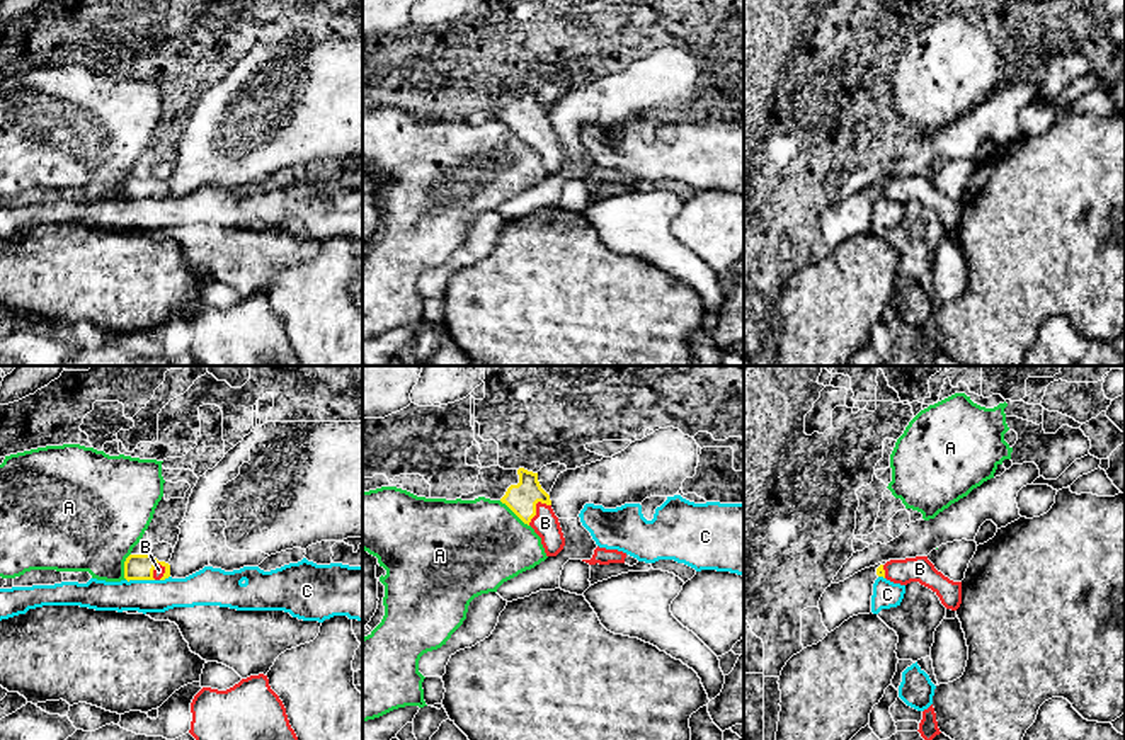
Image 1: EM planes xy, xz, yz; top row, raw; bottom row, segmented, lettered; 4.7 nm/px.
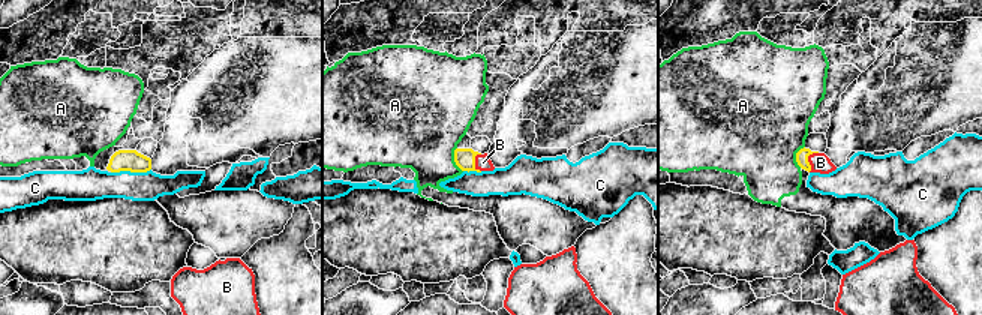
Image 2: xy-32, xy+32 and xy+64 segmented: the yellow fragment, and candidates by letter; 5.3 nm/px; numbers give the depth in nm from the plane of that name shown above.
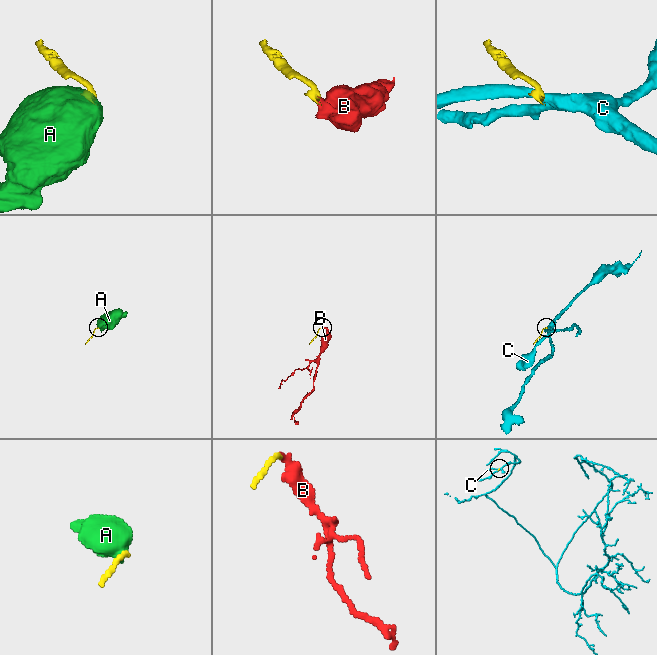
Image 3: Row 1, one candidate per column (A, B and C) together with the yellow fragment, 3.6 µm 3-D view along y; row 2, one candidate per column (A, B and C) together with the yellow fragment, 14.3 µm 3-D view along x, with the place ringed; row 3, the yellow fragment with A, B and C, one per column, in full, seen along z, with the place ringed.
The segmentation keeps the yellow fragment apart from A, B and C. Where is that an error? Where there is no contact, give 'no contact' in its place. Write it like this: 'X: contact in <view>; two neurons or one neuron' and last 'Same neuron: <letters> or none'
A: contact in xz; two neurons
B: contact in xz; one neuron
C: contact in xy; two neurons
Same neuron: B

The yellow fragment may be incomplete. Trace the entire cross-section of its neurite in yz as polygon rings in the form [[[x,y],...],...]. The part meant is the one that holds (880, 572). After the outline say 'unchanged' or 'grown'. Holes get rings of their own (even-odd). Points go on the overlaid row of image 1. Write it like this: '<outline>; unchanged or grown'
[[[928,556],[890,560],[877,568],[877,575],[900,585],[919,582],[931,589],[946,609],[957,611],[962,604],[962,582],[945,577]]]; grown

